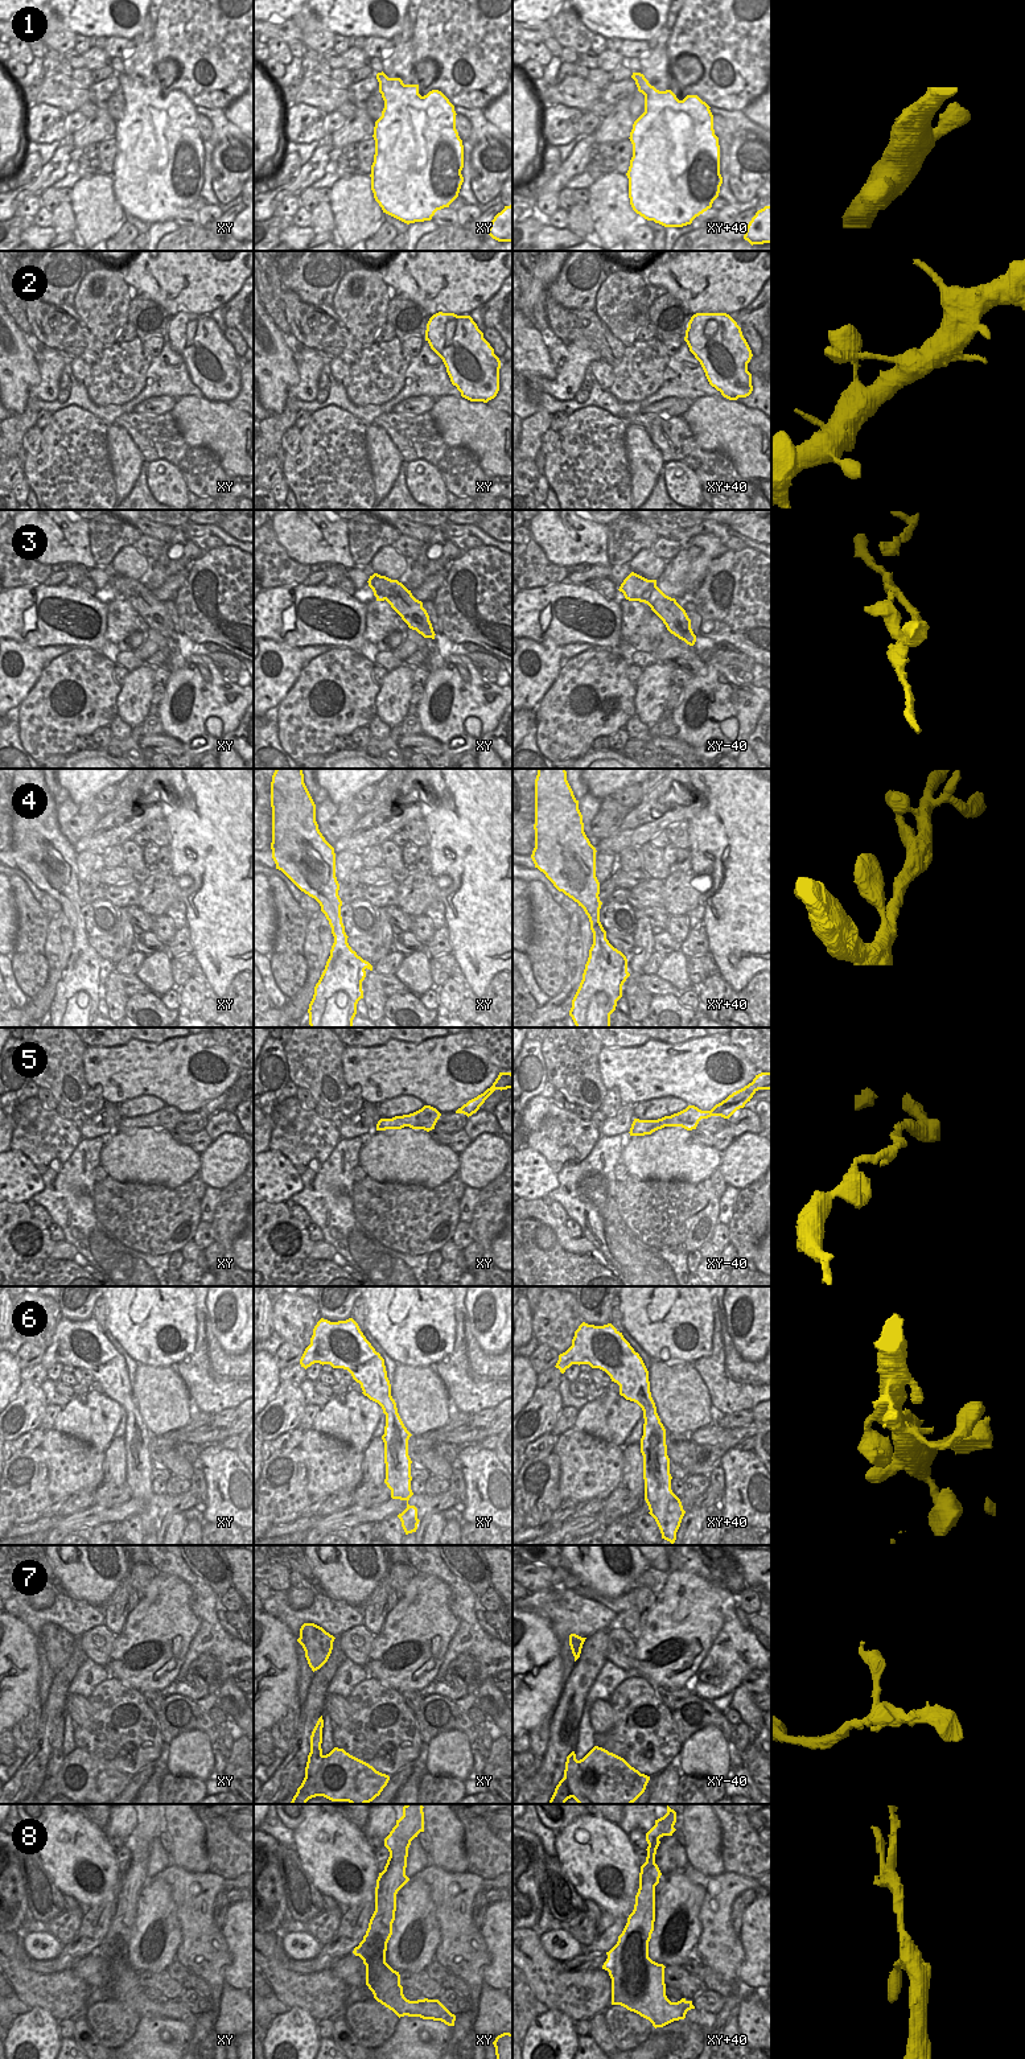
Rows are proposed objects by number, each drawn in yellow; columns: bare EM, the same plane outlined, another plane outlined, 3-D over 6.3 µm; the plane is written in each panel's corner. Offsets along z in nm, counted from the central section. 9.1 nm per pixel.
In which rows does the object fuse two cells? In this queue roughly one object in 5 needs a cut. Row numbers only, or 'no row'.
3

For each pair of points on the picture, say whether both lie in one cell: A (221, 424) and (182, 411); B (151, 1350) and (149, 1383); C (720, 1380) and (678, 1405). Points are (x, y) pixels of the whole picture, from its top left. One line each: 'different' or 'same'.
A: same
B: different
C: different

